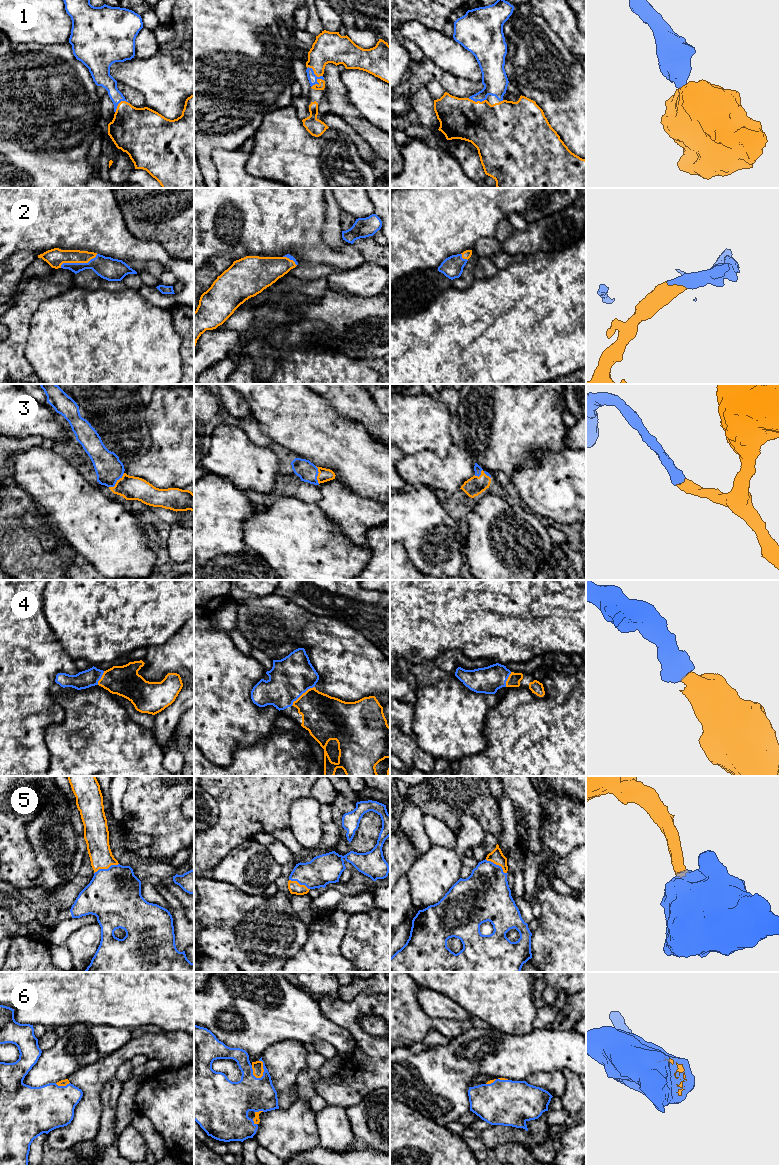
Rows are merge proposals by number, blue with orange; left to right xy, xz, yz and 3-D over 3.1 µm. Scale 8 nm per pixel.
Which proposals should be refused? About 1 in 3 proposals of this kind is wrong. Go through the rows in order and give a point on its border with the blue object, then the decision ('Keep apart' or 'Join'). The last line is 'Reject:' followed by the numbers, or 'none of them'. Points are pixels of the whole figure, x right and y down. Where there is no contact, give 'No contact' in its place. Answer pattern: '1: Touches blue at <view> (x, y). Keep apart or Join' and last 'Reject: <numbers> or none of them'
1: Touches blue at xz (315, 75). Join
2: Touches blue at xy (78, 263). Join
3: Touches blue at xy (116, 481). Join
4: Touches blue at xz (302, 693). Join
5: Touches blue at xy (106, 869). Join
6: Touches blue at xz (264, 1071). Join
Reject: none of them

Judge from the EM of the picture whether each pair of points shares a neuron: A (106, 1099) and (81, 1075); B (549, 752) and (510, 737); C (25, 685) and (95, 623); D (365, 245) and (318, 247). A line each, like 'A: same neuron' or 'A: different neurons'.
A: different neurons
B: same neuron
C: different neurons
D: different neurons

